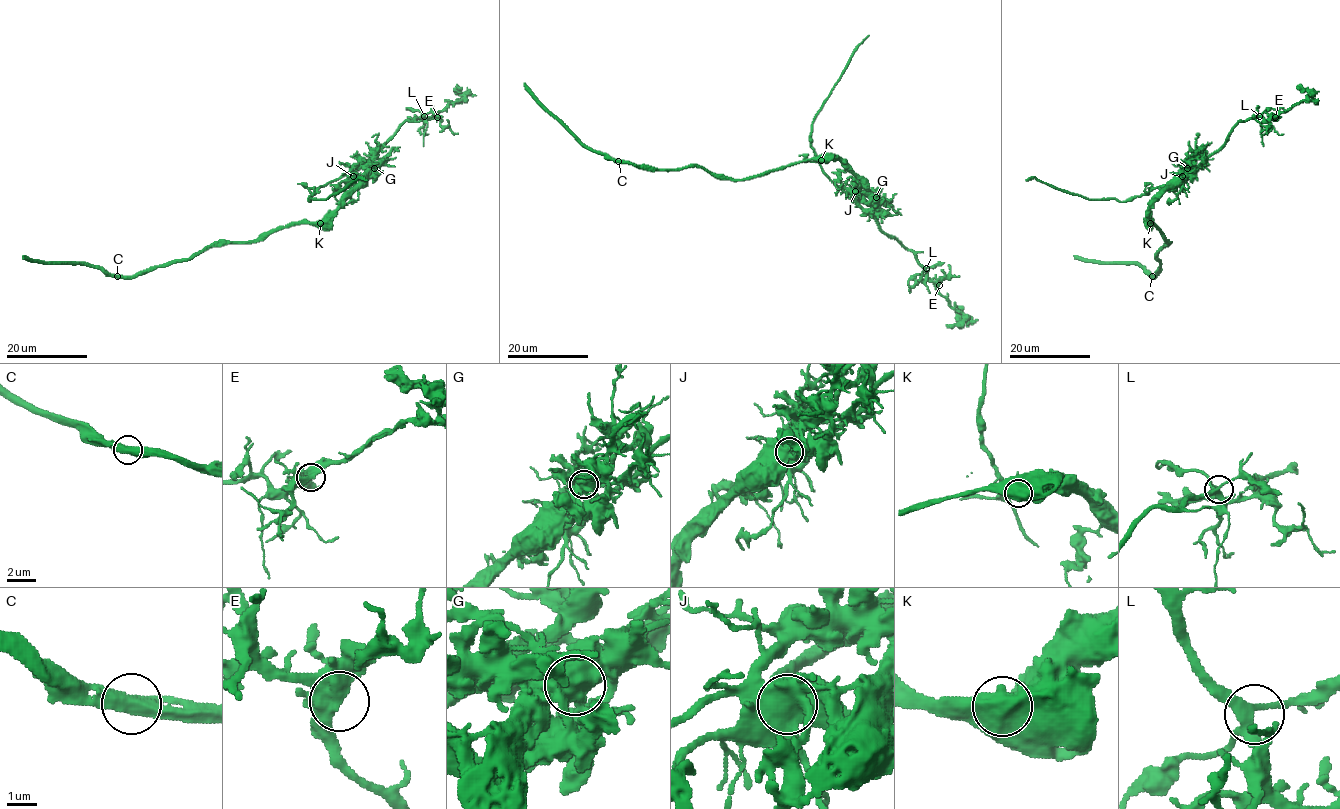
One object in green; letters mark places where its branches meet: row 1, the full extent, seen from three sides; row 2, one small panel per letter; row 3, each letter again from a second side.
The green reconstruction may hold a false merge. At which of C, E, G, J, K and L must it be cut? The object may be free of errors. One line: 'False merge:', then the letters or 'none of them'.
False merge: G

